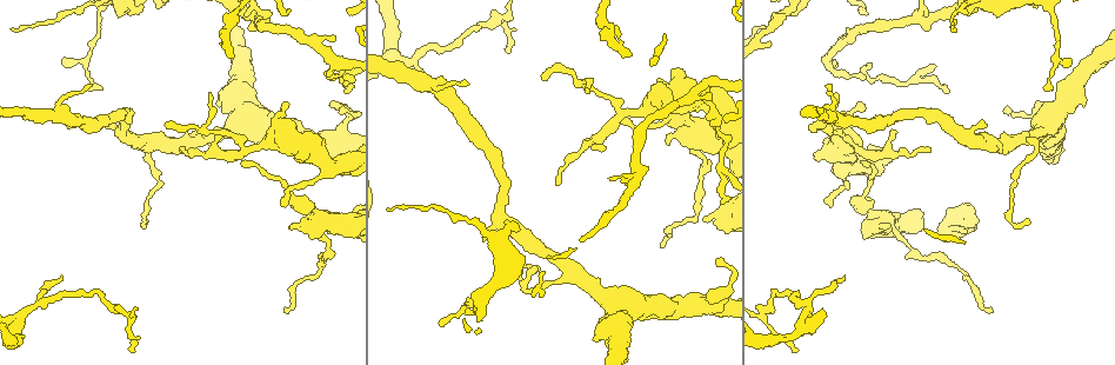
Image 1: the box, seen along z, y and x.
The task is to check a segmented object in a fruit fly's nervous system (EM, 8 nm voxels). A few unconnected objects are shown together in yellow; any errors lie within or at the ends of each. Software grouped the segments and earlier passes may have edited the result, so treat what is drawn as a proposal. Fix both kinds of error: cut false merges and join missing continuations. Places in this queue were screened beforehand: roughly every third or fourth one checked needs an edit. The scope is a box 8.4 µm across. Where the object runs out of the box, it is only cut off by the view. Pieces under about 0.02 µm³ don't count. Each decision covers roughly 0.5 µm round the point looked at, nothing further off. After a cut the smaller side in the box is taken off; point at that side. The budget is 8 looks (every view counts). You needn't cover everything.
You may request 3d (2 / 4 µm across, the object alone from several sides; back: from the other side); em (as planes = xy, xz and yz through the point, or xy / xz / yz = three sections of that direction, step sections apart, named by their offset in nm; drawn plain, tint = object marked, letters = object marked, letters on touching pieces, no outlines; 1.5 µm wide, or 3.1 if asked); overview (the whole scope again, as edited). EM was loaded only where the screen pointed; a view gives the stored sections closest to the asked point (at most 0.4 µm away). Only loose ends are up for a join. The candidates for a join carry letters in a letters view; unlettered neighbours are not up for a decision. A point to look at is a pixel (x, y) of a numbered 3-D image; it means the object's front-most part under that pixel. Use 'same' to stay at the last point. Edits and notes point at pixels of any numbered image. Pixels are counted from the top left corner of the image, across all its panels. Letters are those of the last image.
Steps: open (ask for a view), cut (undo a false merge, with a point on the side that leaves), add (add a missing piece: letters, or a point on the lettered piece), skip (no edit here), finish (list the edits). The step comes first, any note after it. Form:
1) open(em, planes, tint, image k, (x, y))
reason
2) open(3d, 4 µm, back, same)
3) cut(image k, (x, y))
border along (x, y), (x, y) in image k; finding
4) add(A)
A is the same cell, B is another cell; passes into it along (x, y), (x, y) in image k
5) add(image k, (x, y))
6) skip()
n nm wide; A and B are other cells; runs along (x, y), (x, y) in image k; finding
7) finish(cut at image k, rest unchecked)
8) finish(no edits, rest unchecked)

open(3d, 4 µm, image 1, (967, 233))

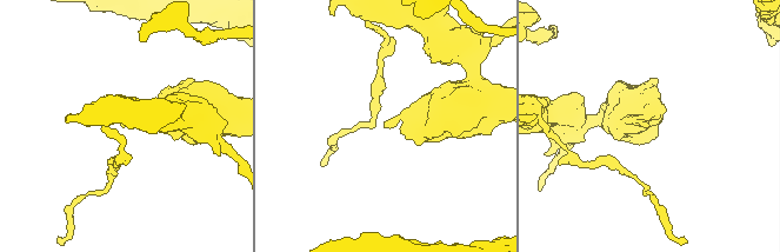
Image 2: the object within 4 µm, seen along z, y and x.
open(em, planes, letters, image 2, (121, 126))

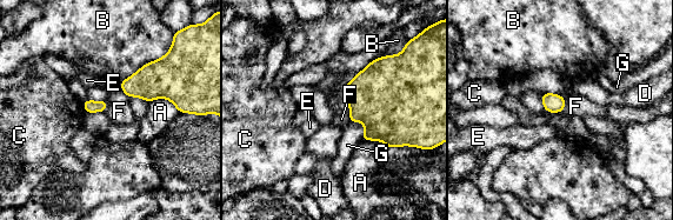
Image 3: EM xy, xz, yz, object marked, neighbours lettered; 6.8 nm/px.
skip()
A, B, C, D, E, F and G are other cells; border along (81, 104), (86, 112) in image 3; none of them fits

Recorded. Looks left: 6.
open(em, planes, letters, image 1, (293, 225))
free end

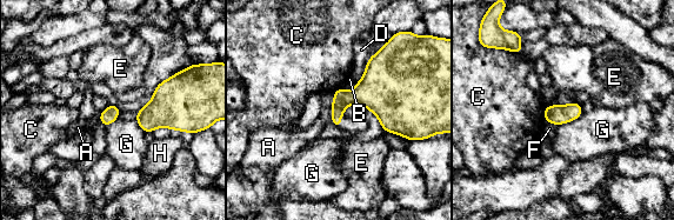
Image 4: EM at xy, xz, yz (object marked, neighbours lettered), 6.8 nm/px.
skip()
A, B, C, D, E, F, G and H are other cells; border along (582, 112), (576, 118), (558, 125) in image 4; none of them fits

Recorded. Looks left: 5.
open(em, planes, tint, image 1, (619, 120))

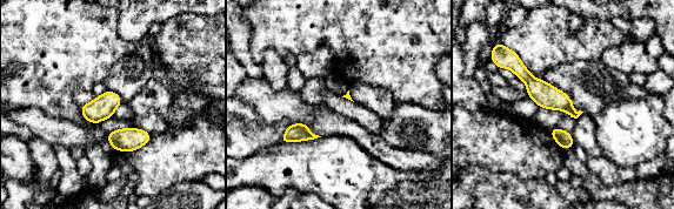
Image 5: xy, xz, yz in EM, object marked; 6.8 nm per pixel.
open(em, planes, letters, same)
what lies round it

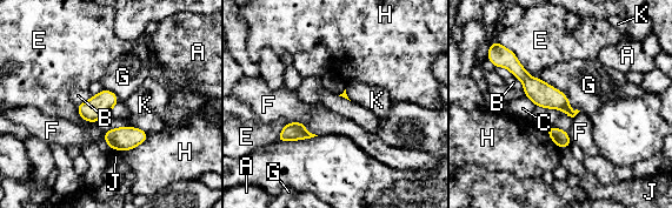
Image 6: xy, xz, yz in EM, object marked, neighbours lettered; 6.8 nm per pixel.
skip()
G touches over 380 nm; A, B, C, E, F, G, H, J and K are other cells; continuous, no second cell

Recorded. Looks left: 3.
finish(no edits, rest unchecked)

